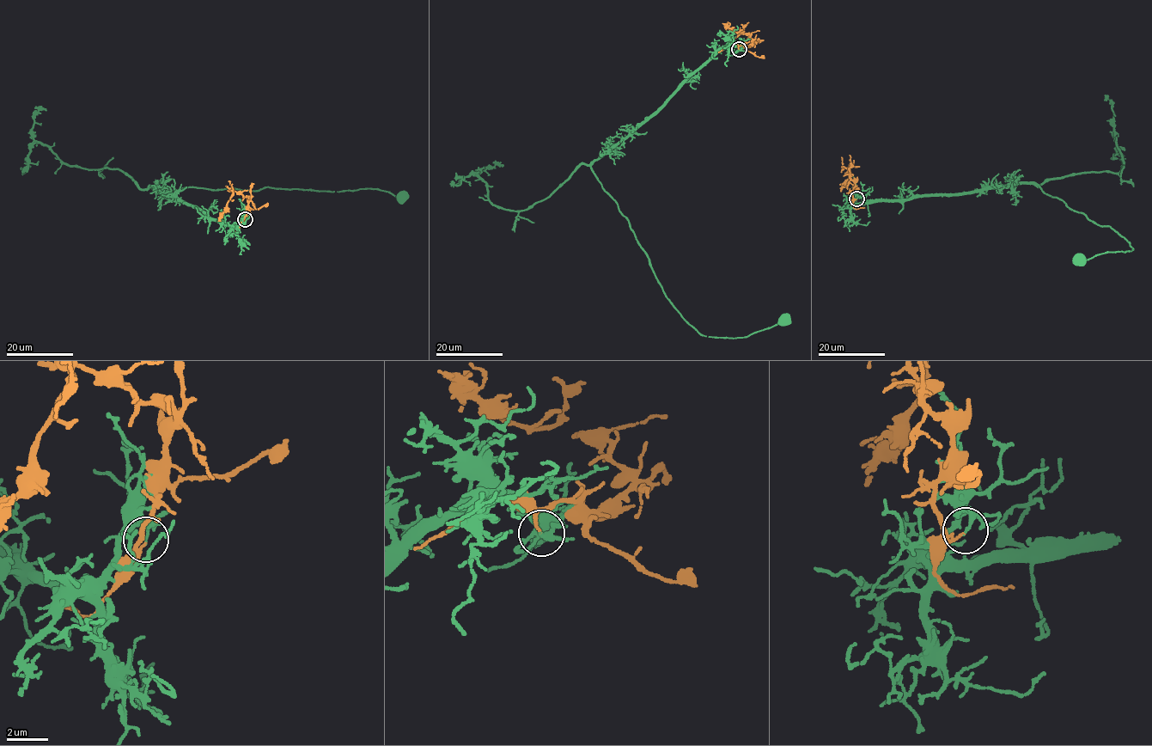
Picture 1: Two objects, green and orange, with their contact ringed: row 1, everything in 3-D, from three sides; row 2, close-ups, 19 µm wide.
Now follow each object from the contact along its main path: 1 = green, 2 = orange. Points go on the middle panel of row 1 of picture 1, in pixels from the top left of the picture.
1: (739, 49), (733, 43), (722, 46), (591, 167), (628, 221), (662, 291), (698, 333), (746, 337), (783, 320)
2: (739, 49), (740, 45), (748, 46), (753, 42), (749, 35), (741, 31), (733, 32), (722, 23)

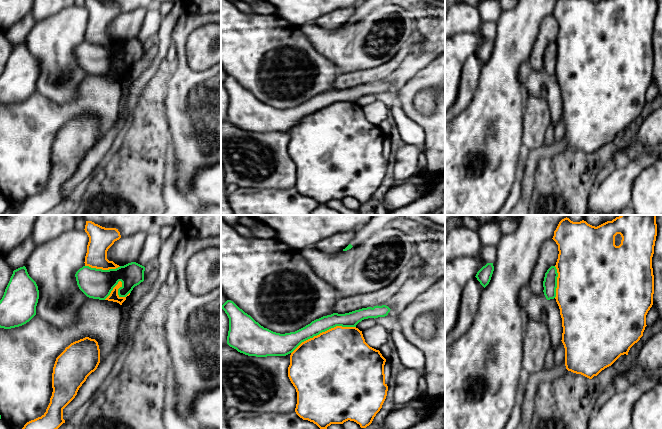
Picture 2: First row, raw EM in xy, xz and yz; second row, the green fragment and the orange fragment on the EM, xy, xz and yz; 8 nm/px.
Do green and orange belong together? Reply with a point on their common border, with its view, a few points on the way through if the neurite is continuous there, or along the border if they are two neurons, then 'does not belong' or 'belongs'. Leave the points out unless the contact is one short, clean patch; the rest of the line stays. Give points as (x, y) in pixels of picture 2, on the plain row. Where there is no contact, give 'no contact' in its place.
xz (323, 107) | does not belong

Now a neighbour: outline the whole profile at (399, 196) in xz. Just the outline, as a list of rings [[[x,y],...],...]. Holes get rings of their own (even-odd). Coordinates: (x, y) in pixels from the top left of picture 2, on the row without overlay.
[[[409,182],[392,187],[385,197],[391,211],[402,208],[418,199],[420,199],[420,193],[417,187]]]

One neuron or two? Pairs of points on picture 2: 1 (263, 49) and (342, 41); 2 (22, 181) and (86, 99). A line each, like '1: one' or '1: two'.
1: two
2: one

